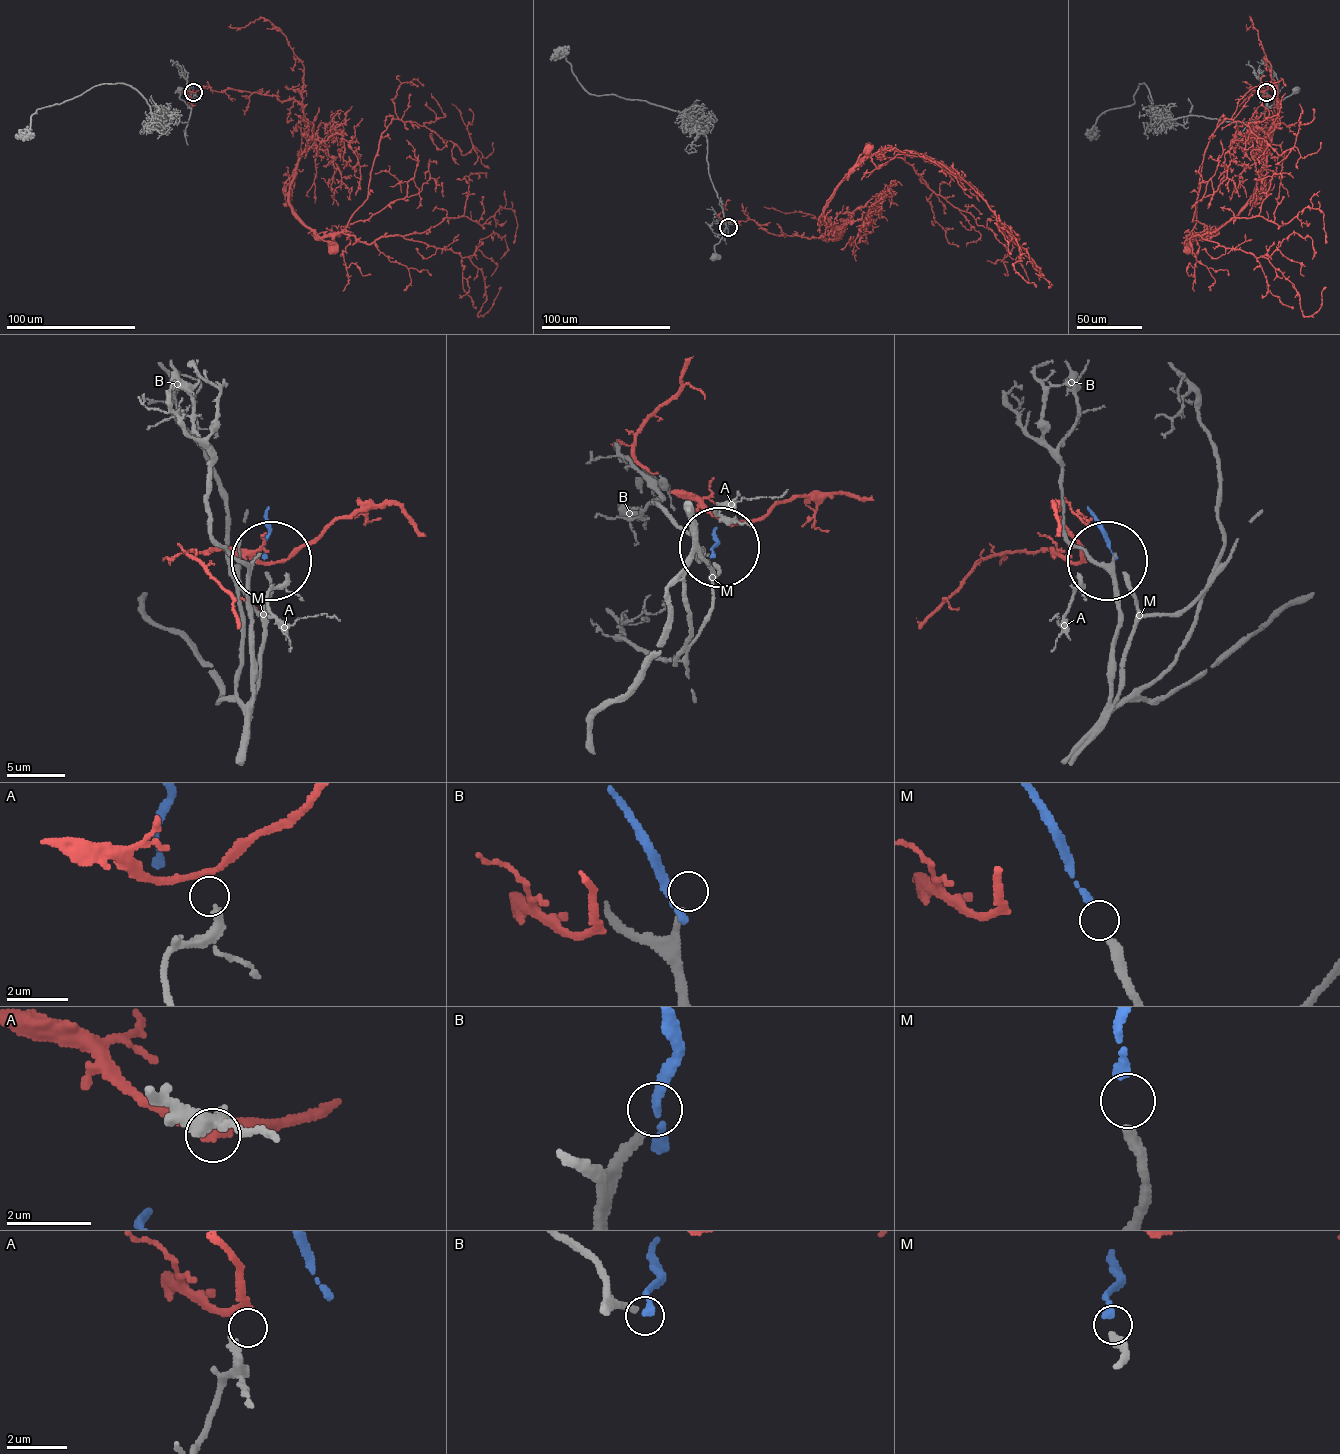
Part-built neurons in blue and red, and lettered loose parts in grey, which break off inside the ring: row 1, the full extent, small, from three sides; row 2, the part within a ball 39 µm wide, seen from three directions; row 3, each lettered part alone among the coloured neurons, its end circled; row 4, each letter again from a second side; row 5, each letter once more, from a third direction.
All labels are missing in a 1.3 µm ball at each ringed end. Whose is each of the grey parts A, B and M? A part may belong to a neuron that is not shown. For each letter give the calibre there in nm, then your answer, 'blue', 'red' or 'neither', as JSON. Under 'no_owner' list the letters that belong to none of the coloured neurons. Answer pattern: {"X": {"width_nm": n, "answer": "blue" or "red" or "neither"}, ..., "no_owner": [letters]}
{"A": {"width_nm": 320, "answer": "red"}, "B": {"width_nm": 200, "answer": "neither"}, "M": {"width_nm": 320, "answer": "blue"}, "no_owner": ["B"]}

